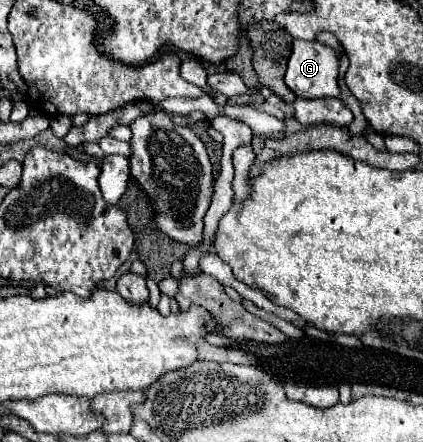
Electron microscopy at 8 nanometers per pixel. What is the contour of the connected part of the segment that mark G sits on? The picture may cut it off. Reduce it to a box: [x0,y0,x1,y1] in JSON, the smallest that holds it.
[285,39,339,99]

